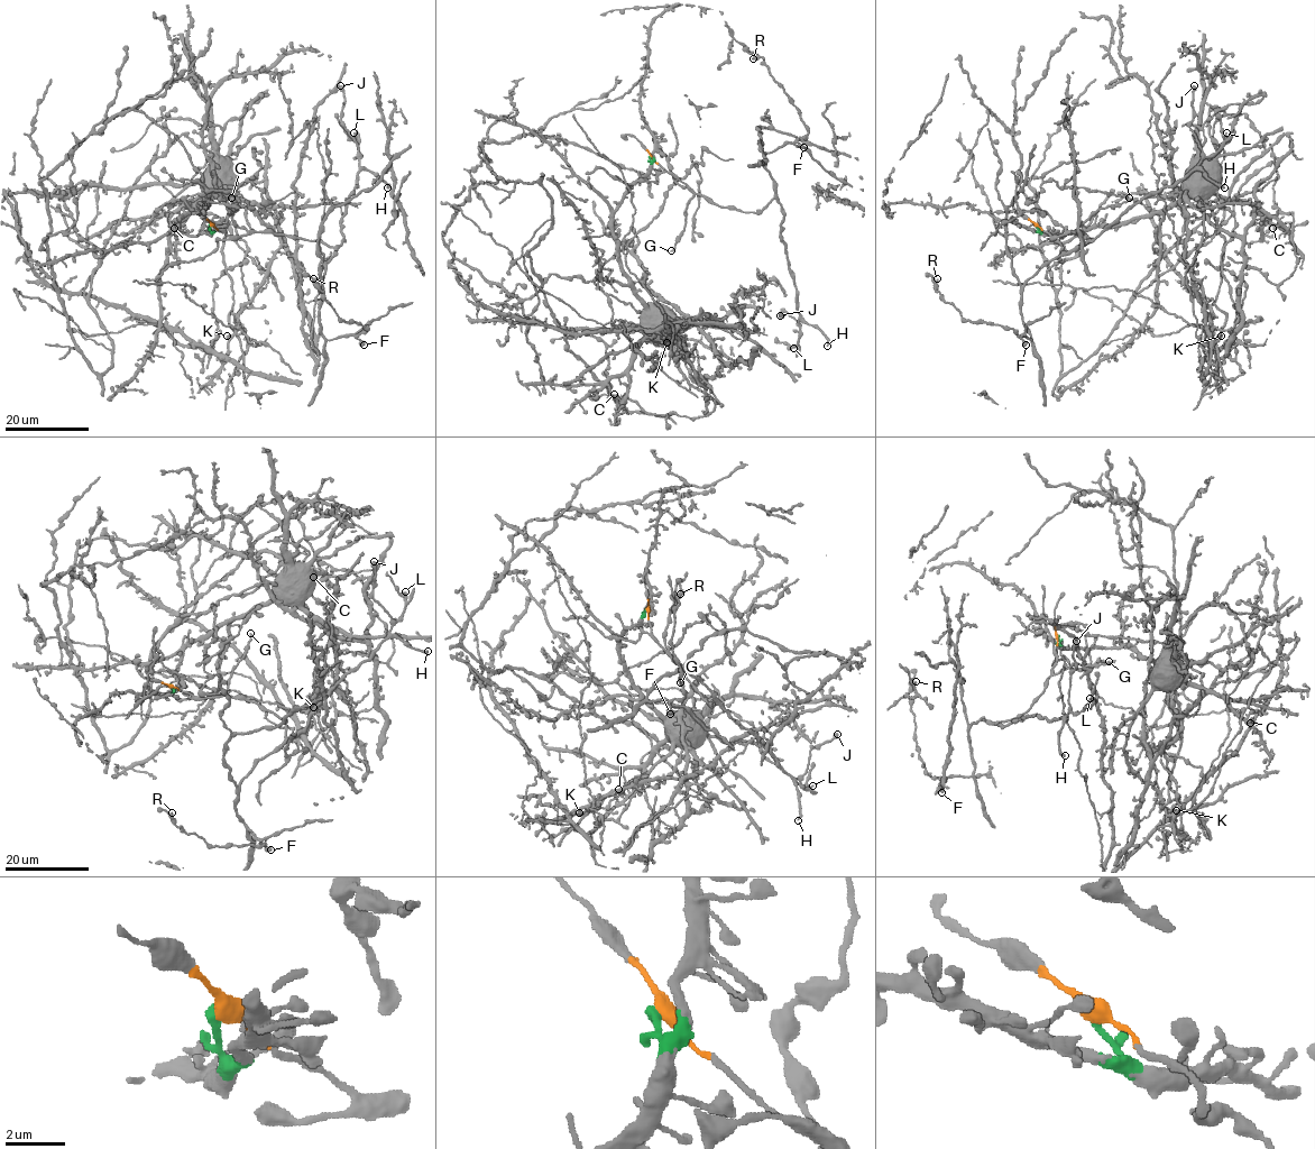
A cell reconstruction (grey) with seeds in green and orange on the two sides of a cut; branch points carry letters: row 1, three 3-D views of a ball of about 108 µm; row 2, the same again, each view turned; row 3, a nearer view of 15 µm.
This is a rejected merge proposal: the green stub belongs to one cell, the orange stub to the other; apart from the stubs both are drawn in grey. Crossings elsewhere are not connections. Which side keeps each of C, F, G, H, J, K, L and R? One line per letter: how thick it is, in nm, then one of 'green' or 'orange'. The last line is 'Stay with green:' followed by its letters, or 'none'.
C: 440 nm | green
F: 550 nm | orange
G: 300 nm | orange
H: 160 nm | orange
J: 600 nm | orange
K: 400 nm | green
L: 170 nm | orange
R: 190 nm | orange
Stay with green: C, K

